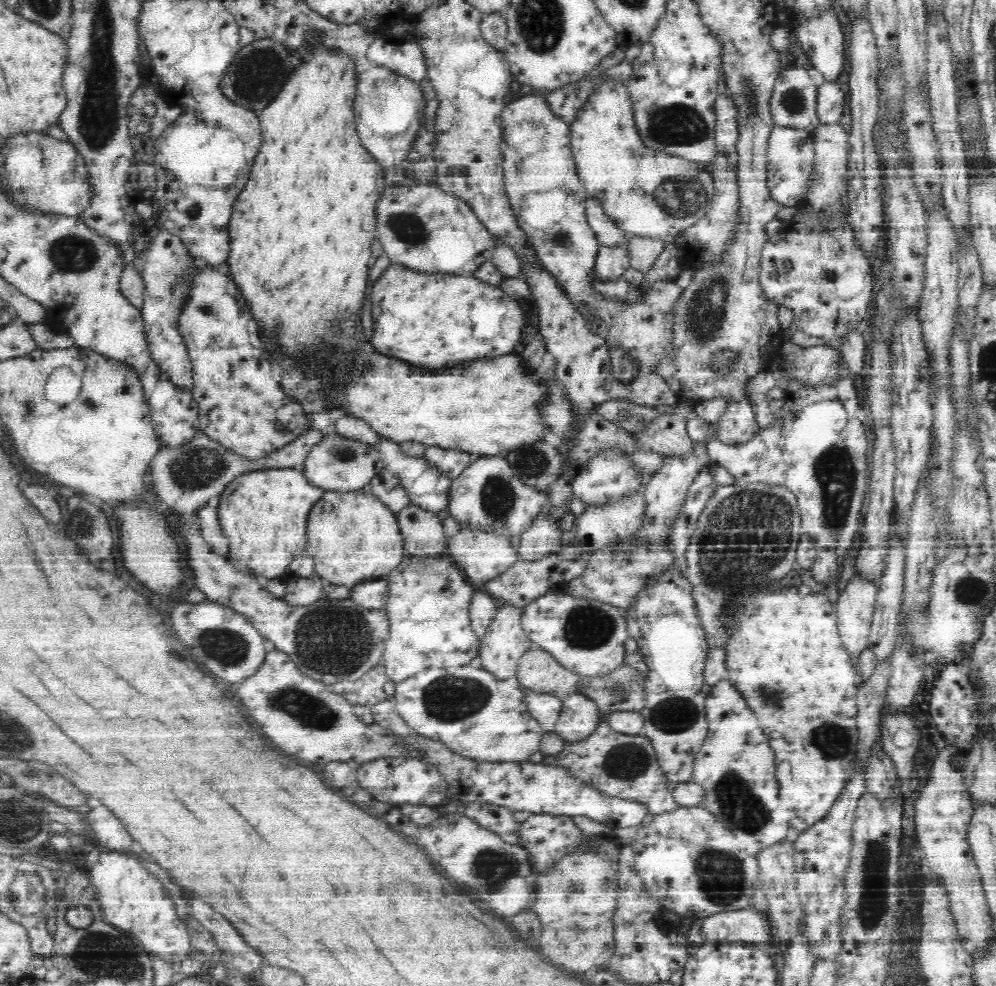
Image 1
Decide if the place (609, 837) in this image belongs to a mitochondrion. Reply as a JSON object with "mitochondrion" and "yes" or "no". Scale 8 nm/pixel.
{"mitochondrion":"no"}

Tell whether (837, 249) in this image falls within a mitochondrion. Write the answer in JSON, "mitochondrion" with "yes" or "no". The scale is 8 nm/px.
{"mitochondrion":"yes"}

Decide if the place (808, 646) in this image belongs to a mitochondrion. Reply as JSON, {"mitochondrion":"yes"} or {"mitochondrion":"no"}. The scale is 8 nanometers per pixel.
{"mitochondrion":"no"}

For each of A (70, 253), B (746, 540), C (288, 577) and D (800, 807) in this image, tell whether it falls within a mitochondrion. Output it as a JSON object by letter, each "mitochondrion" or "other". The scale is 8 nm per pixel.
{"A":"mitochondrion","B":"mitochondrion","C":"other","D":"other"}

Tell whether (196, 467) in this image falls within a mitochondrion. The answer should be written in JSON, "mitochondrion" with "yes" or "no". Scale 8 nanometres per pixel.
{"mitochondrion":"yes"}

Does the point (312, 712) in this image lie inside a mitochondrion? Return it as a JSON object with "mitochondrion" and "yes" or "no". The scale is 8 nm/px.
{"mitochondrion":"yes"}

